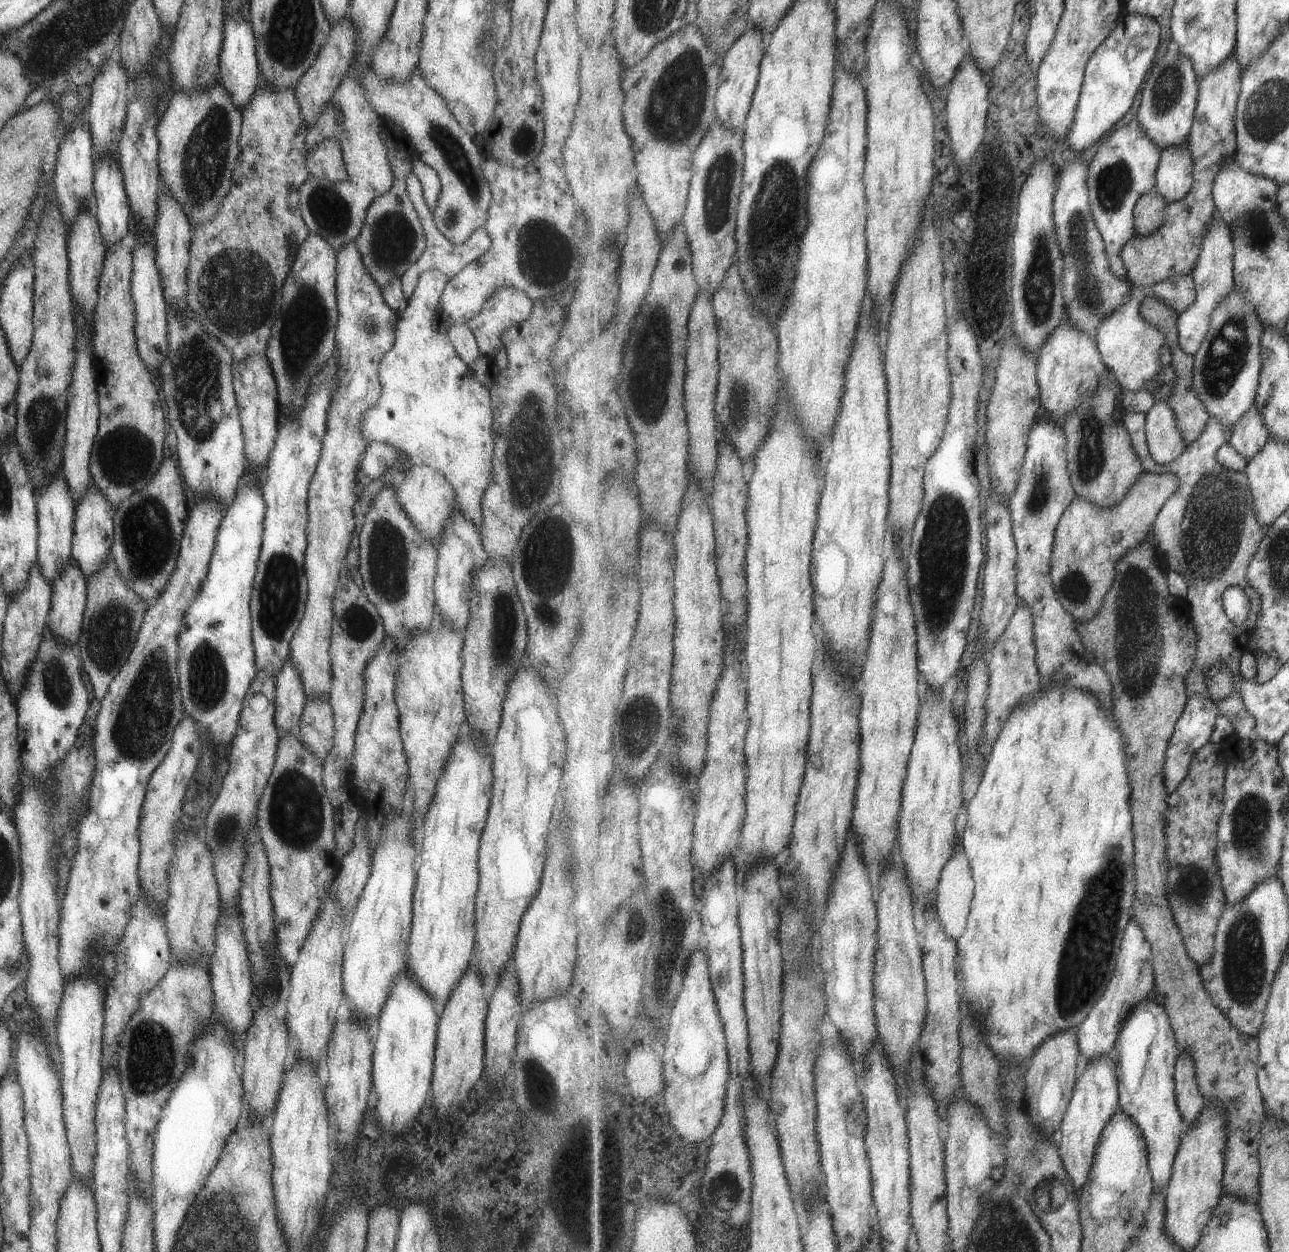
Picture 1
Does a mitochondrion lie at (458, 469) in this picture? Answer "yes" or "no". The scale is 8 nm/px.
no

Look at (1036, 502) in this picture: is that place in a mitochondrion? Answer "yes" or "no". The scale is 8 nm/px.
yes

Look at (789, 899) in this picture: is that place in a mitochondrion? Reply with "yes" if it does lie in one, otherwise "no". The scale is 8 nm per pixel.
no

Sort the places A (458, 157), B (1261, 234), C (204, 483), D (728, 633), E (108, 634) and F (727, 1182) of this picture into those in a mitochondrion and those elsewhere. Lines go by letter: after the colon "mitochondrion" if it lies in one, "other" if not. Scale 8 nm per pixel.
A: mitochondrion
B: mitochondrion
C: other
D: other
E: mitochondrion
F: mitochondrion

